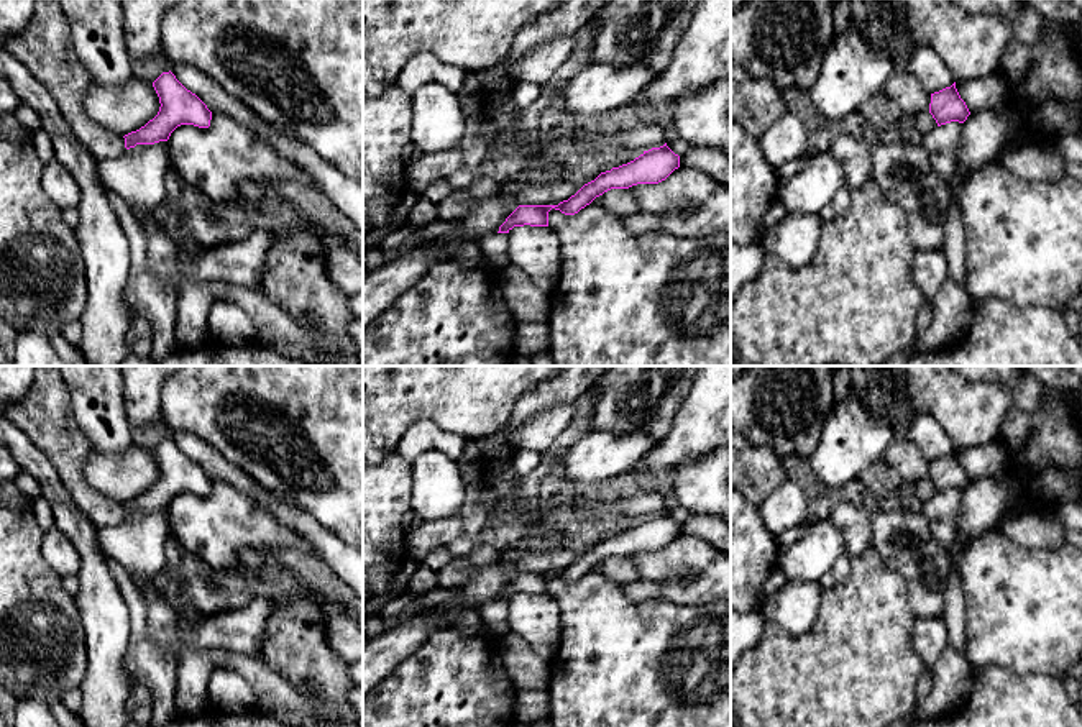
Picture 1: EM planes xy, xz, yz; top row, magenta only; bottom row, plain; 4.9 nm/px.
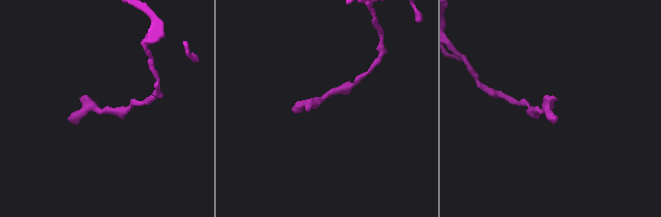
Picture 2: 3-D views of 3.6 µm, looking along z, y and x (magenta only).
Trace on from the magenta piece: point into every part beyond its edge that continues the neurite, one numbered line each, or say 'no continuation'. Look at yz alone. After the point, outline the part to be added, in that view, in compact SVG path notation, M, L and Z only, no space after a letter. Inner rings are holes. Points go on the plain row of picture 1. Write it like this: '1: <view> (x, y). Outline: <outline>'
no continuation

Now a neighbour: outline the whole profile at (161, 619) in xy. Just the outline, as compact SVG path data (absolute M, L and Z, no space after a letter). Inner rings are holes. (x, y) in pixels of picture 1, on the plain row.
M153 588L140 594L148 607L146 632L158 642L169 643L176 637L177 612Z

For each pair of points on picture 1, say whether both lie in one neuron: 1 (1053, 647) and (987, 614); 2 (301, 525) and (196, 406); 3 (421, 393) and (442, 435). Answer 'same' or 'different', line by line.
1: same
2: different
3: different

